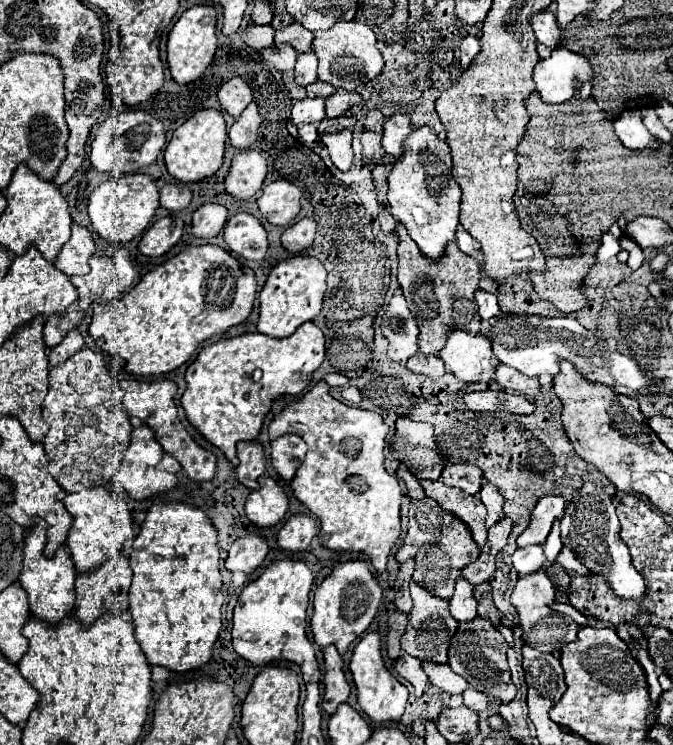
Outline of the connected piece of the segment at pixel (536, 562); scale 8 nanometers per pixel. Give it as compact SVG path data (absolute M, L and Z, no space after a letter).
M531 545L517 549L513 555L513 567L517 569L519 575L529 575L533 571L541 571L547 567L547 557L543 553L543 545Z

